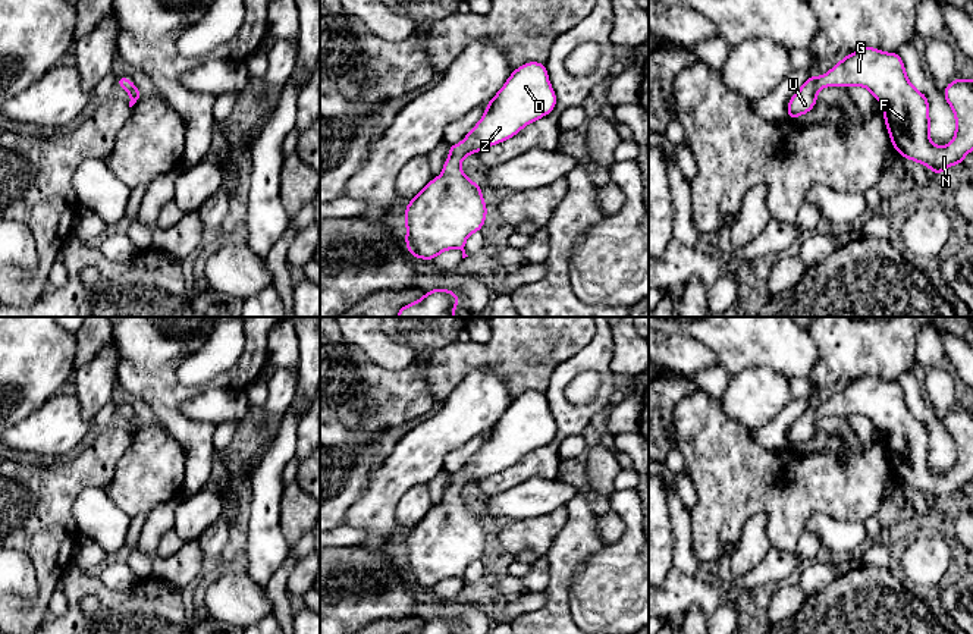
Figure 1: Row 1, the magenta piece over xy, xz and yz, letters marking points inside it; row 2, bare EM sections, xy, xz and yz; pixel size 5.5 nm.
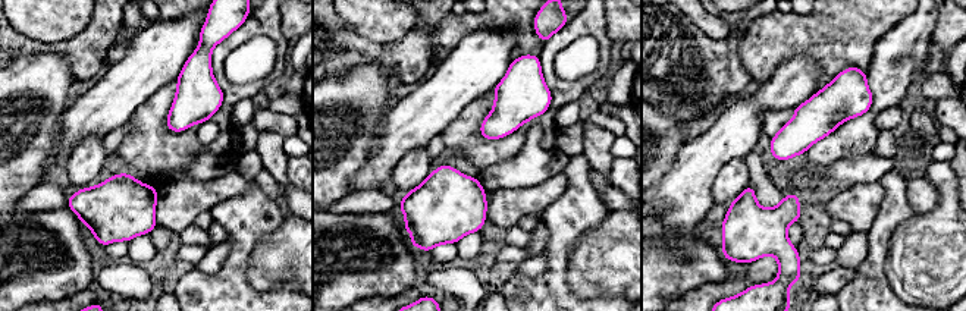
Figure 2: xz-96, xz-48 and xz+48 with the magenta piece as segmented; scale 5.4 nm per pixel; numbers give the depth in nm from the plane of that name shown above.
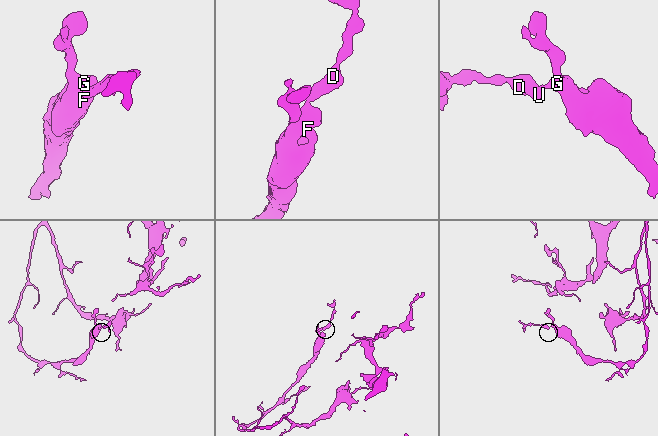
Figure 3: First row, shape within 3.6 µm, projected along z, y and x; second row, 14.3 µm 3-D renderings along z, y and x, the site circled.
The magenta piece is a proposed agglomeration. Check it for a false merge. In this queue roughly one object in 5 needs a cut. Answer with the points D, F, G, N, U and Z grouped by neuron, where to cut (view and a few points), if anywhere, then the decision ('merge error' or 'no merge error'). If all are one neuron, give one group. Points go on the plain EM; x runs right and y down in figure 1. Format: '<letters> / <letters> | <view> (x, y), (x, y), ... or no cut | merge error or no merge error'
D F G N U Z | no cut | no merge error

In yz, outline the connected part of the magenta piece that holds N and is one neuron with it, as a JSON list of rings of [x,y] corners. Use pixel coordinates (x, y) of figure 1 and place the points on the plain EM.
[[[861,376],[847,383],[823,405],[809,405],[788,429],[788,449],[809,442],[817,421],[825,415],[867,417],[883,433],[883,448],[892,477],[904,487],[928,495],[935,505],[952,493],[961,493],[973,478],[973,408],[954,408],[944,418],[944,426],[955,443],[955,464],[945,476],[930,470],[929,430],[917,420],[904,398],[898,382],[885,382]]]

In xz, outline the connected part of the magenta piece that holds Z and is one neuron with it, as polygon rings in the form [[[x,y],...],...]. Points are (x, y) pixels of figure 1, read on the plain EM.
[[[528,390],[511,402],[464,470],[449,474],[442,503],[409,528],[404,549],[411,586],[434,589],[445,578],[461,578],[462,587],[468,586],[465,569],[481,559],[487,536],[481,515],[462,502],[459,490],[509,468],[555,434],[556,423],[544,392]]]

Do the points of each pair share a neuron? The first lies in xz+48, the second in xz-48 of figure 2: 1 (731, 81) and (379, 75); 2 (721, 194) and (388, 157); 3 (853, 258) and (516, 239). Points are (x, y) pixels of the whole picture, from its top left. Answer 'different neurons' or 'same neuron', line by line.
1: different neurons
2: different neurons
3: different neurons

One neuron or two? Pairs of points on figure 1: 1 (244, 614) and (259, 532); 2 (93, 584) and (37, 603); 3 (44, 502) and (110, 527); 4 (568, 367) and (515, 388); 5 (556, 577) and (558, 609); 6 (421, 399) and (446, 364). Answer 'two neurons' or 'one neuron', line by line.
1: two neurons
2: two neurons
3: two neurons
4: two neurons
5: one neuron
6: two neurons

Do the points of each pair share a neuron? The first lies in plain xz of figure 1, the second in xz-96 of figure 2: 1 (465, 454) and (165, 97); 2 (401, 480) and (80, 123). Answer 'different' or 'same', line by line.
1: same
2: same

